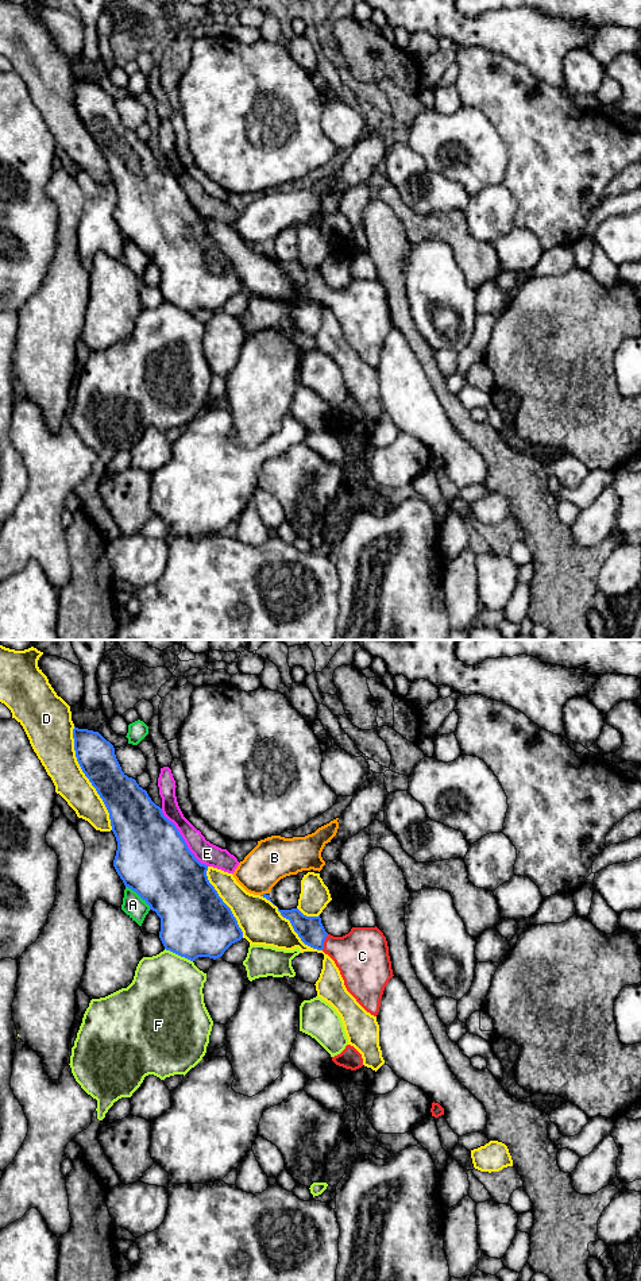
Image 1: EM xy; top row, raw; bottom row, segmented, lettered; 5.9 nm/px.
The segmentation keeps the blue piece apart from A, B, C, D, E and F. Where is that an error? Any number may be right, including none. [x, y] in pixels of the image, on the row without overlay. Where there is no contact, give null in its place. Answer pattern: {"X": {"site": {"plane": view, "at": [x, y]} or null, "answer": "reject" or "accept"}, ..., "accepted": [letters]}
{"A": {"site": {"plane": "xy", "at": [139, 247]}, "answer": "reject"}, "B": {"site": {"plane": "xy", "at": [263, 246]}, "answer": "reject"}, "C": {"site": {"plane": "xy", "at": [323, 294]}, "answer": "accept"}, "D": {"site": {"plane": "xy", "at": [87, 128]}, "answer": "reject"}, "E": {"site": {"plane": "xy", "at": [184, 192]}, "answer": "reject"}, "F": {"site": {"plane": "xy", "at": [178, 307]}, "answer": "reject"}, "accepted": ["C"]}

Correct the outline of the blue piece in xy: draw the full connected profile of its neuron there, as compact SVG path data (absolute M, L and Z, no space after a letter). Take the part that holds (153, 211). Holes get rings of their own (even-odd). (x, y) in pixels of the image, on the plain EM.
M76 78L73 90L77 113L109 165L112 184L117 193L113 219L124 238L135 243L150 258L150 262L155 263L161 270L159 290L165 301L190 313L198 309L213 312L221 309L232 296L243 290L243 283L231 261L209 235L206 228L208 217L201 216L194 209L175 177L163 167L162 161L151 153L147 143L121 123L115 100L109 93L99 84Z

